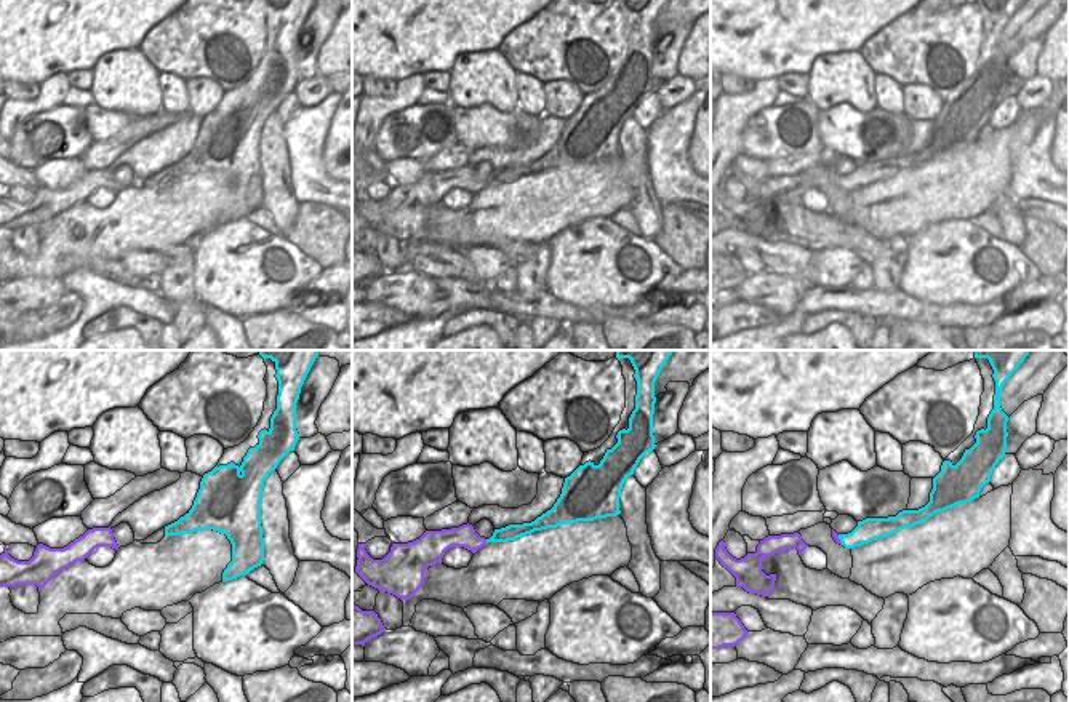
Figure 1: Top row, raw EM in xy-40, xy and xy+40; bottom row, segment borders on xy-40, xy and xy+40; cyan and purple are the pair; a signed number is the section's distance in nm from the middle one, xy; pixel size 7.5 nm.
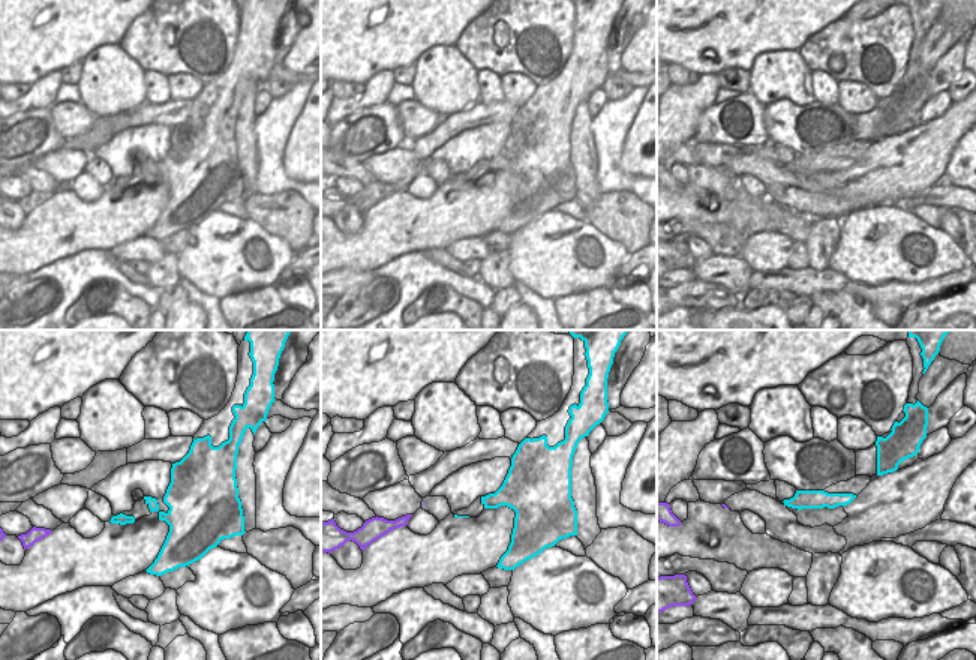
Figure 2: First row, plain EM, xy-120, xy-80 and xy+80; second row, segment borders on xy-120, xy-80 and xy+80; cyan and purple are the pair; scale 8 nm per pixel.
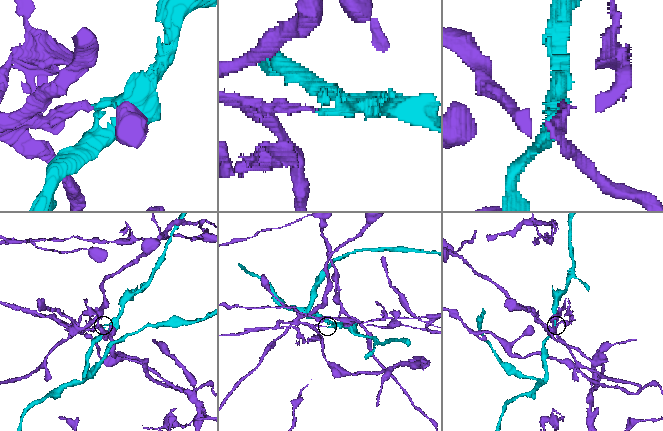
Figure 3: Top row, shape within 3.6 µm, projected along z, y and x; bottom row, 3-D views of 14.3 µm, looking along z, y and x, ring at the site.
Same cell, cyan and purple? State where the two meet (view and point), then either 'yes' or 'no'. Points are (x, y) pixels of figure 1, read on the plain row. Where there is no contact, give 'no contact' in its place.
contact xy (487, 183); no

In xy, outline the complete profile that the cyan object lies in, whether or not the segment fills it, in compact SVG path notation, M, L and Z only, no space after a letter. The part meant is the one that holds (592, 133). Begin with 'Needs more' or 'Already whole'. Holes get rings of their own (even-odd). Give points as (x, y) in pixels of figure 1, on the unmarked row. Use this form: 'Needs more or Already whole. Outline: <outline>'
Already whole. Outline: M629 0L635 11L635 51L629 70L618 74L618 85L607 91L599 107L586 104L565 120L562 136L551 152L531 165L494 171L488 184L509 184L534 173L567 165L616 158L624 123L634 117L640 101L655 91L655 24L669 0Z

